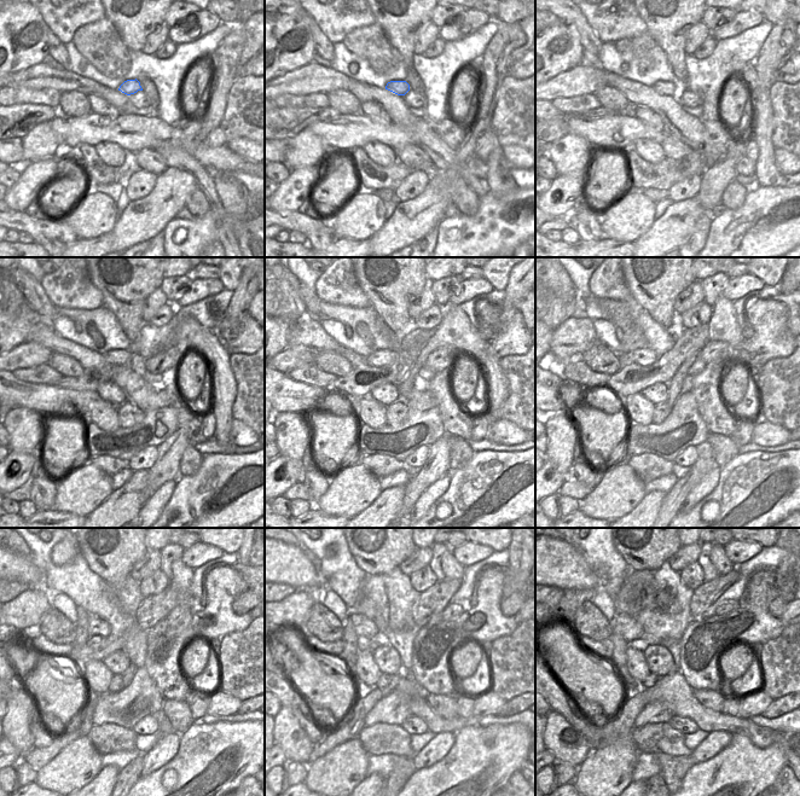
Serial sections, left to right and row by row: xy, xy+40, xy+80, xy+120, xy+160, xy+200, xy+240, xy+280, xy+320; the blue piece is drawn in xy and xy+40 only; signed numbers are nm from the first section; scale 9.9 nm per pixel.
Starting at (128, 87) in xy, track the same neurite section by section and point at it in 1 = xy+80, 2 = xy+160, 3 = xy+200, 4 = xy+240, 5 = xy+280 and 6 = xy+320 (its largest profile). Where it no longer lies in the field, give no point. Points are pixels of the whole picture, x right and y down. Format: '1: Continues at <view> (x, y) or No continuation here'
1: Continues at xy+80 (662, 87)
2: Continues at xy+160 (381, 358)
3: Continues at xy+200 (644, 356)
4: Continues at xy+240 (96, 626)
5: Continues at xy+280 (366, 629)
6: Continues at xy+320 (626, 626)

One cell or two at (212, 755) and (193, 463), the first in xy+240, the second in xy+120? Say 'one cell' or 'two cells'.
two cells

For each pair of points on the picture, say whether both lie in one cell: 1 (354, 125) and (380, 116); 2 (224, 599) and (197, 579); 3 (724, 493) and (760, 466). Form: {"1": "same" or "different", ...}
{"1": "different", "2": "different", "3": "same"}

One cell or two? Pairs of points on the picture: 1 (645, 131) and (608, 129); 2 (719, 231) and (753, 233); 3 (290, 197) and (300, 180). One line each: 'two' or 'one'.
1: one
2: one
3: one

